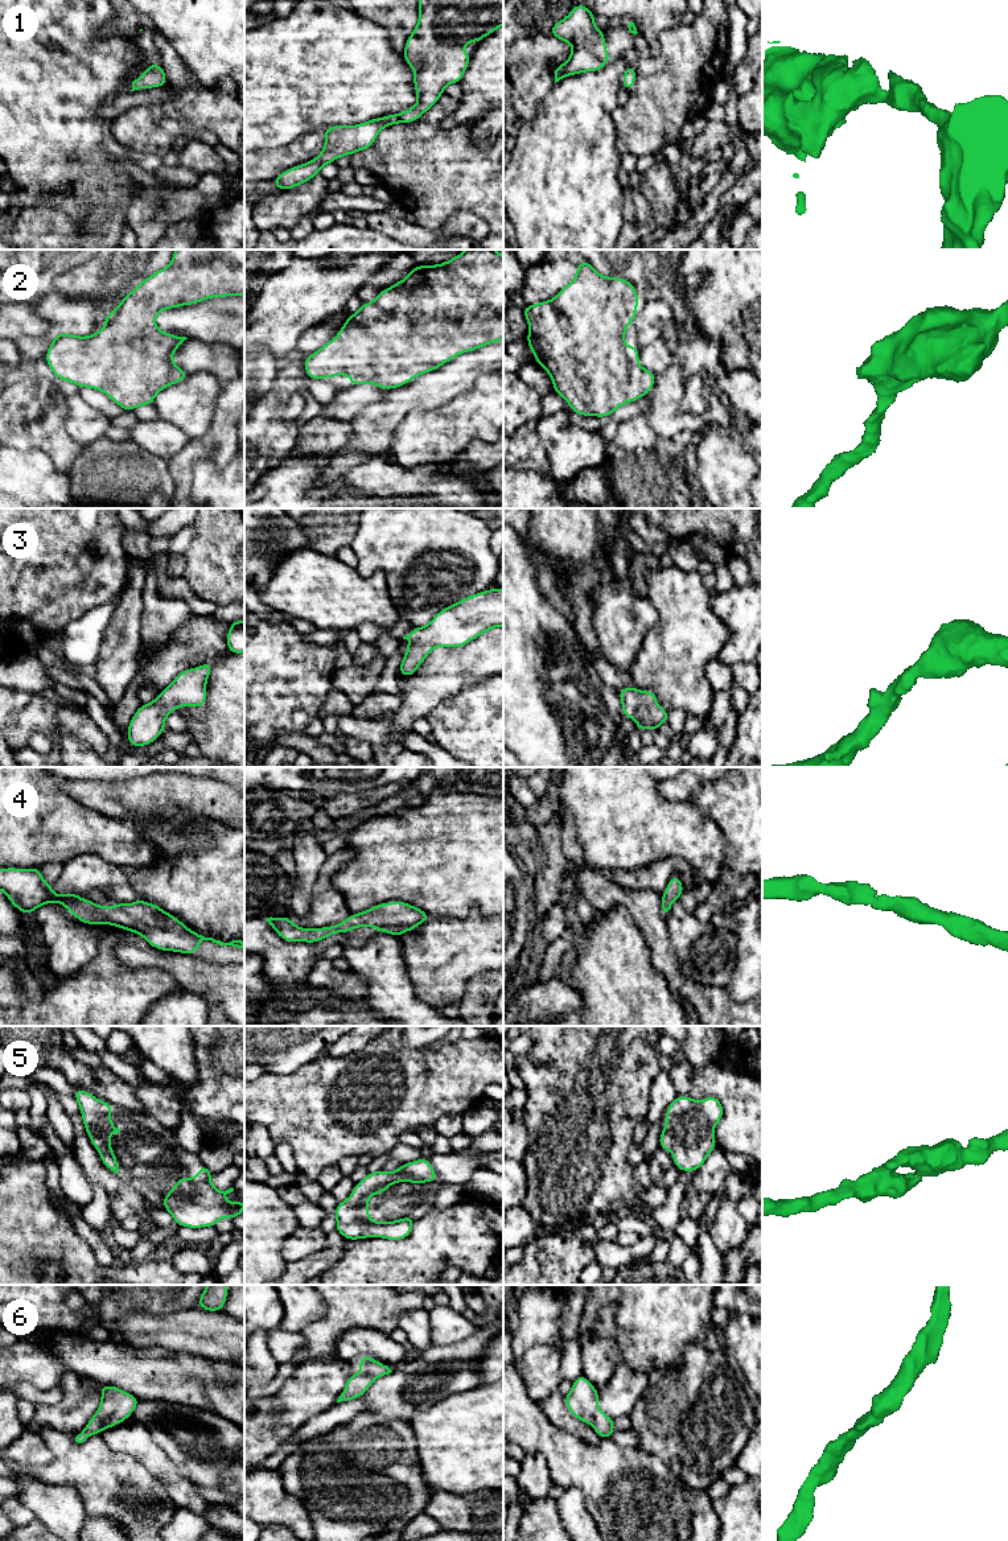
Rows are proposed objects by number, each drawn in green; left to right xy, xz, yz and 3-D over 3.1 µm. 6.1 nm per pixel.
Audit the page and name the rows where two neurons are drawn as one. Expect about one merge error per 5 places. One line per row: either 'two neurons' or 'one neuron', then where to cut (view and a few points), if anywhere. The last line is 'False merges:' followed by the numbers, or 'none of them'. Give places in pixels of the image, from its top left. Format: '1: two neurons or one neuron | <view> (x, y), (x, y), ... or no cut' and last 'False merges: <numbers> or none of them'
1: one neuron | no cut
2: one neuron | no cut
3: one neuron | no cut
4: one neuron | no cut
5: one neuron | no cut
6: one neuron | no cut
False merges: none of them

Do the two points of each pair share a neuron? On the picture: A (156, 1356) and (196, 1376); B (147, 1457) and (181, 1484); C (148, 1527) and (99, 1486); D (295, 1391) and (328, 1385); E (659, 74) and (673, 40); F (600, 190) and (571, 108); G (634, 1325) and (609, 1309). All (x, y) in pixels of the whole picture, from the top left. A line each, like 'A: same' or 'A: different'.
A: same
B: same
C: same
D: same
E: same
F: same
G: different

